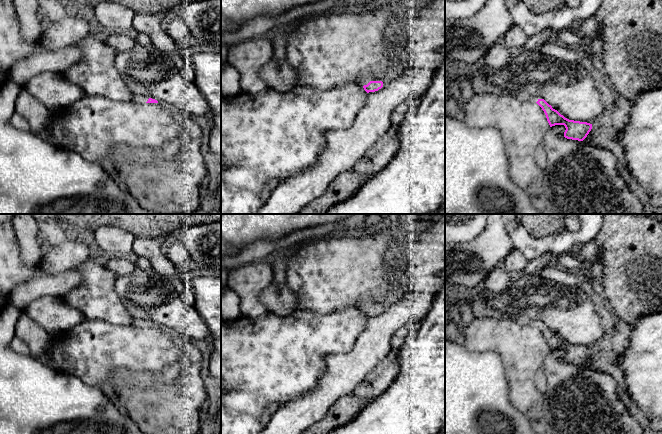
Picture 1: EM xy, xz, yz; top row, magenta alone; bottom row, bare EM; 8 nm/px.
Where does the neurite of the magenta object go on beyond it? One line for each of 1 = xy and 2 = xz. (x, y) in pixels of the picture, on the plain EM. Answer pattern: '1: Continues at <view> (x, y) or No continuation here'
1: Continues at xy (140, 323)
2: Continues at xz (364, 304)

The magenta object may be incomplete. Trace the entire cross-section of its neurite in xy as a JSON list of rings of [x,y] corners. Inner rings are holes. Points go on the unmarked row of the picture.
[[[132,318],[132,325],[137,326],[139,328],[158,327],[158,325],[155,323],[147,322],[146,320],[142,320],[142,319],[138,319],[138,318]]]

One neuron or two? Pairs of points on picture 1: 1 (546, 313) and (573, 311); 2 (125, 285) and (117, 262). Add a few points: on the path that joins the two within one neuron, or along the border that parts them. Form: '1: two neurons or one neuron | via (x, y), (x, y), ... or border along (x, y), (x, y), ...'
1: one neuron | via (553, 311), (566, 311)
2: two neurons | border along (137, 269), (129, 274), (116, 276)

